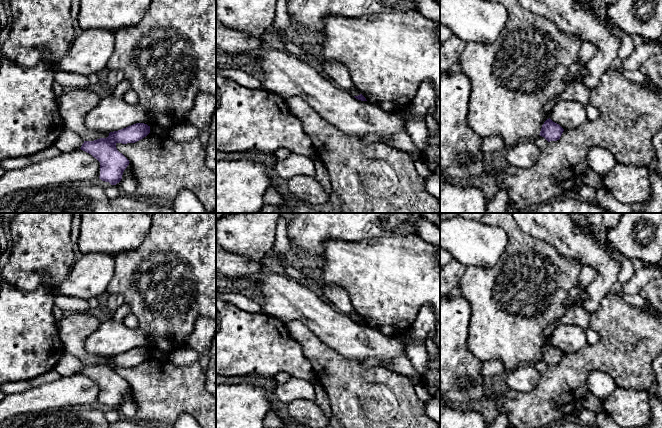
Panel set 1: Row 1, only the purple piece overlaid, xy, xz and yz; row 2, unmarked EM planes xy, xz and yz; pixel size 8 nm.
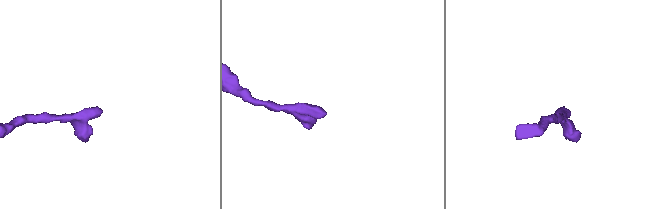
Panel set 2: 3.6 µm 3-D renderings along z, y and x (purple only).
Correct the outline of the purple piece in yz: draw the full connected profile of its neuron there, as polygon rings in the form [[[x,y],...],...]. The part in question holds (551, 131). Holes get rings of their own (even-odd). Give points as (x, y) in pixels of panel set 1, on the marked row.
[[[550,118],[542,125],[540,136],[544,137],[548,142],[557,141],[560,139],[564,129]]]

